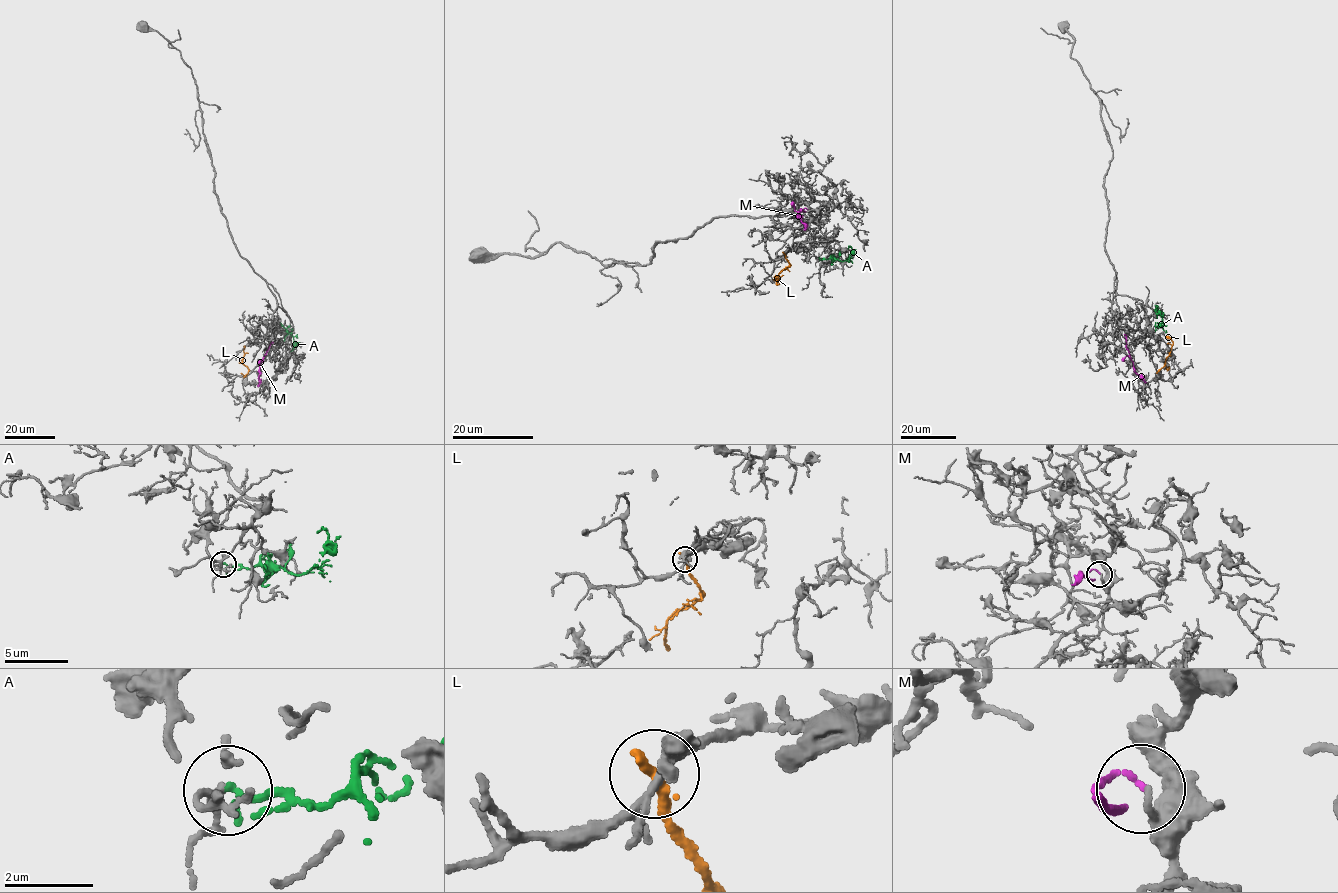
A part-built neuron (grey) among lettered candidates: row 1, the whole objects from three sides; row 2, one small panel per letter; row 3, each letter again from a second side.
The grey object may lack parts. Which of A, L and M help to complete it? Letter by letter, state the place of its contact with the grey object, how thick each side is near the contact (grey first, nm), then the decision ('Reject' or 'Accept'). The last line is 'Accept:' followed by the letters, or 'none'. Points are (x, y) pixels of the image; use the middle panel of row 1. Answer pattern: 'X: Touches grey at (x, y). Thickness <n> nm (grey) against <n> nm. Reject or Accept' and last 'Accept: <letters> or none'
A: Touches grey at (819, 258). Thickness 140 nm (grey) against 170 nm. Reject
L: Touches grey at (784, 254). Thickness 200 nm (grey) against 280 nm. Reject
M: Touches grey at (807, 209). Thickness 150 nm (grey) against 100 nm. Reject
Accept: none

